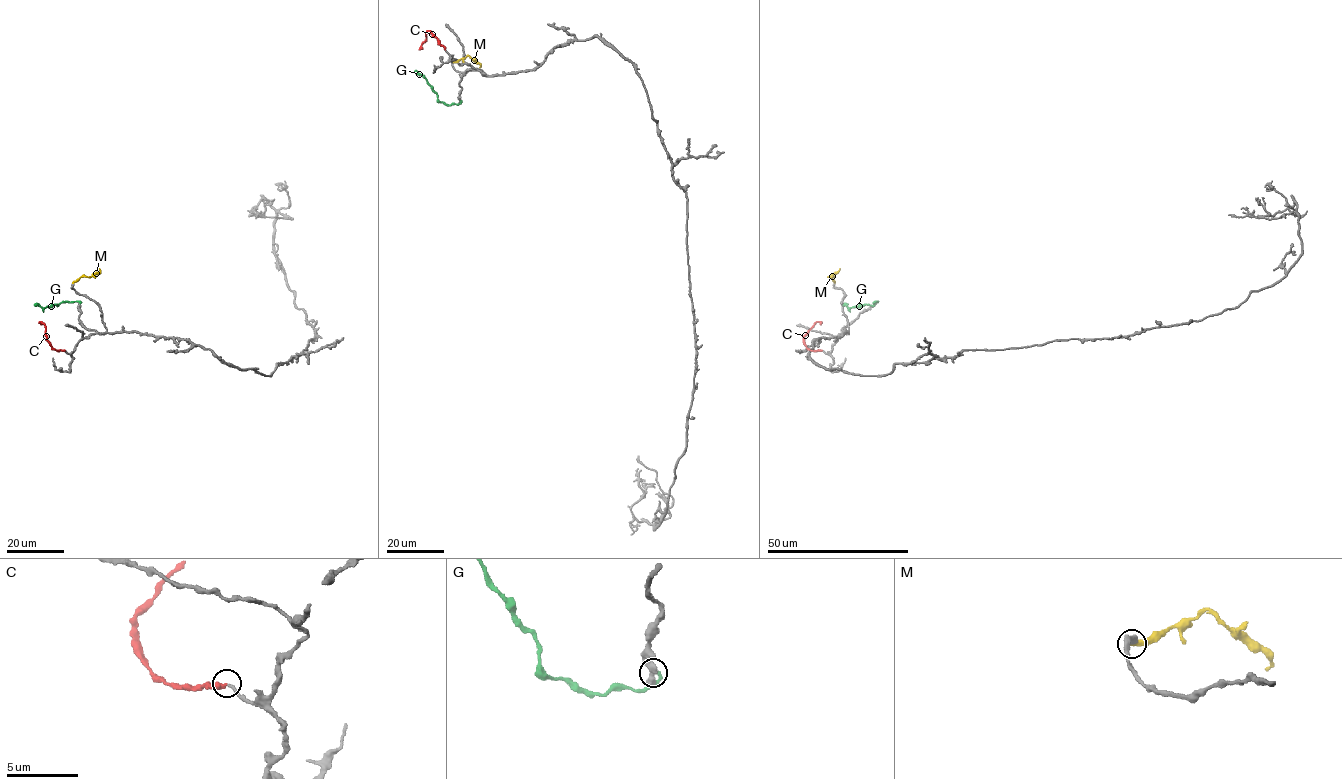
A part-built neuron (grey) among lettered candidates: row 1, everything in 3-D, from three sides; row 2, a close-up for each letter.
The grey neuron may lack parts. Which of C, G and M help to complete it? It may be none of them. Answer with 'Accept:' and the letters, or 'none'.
Accept: C

